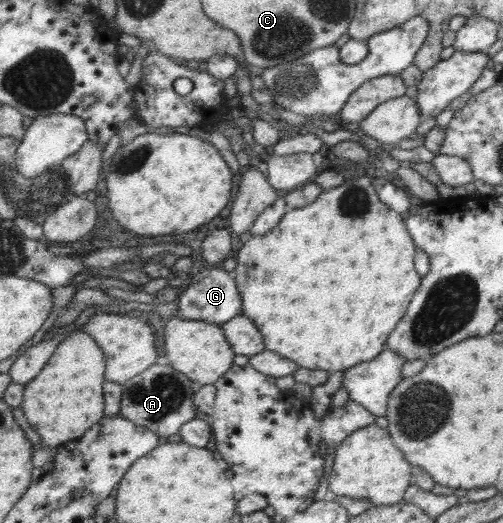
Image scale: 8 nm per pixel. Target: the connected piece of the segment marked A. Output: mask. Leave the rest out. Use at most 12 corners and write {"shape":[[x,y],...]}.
{"shape":[[161,361],[122,384],[118,415],[167,438],[198,416]]}

